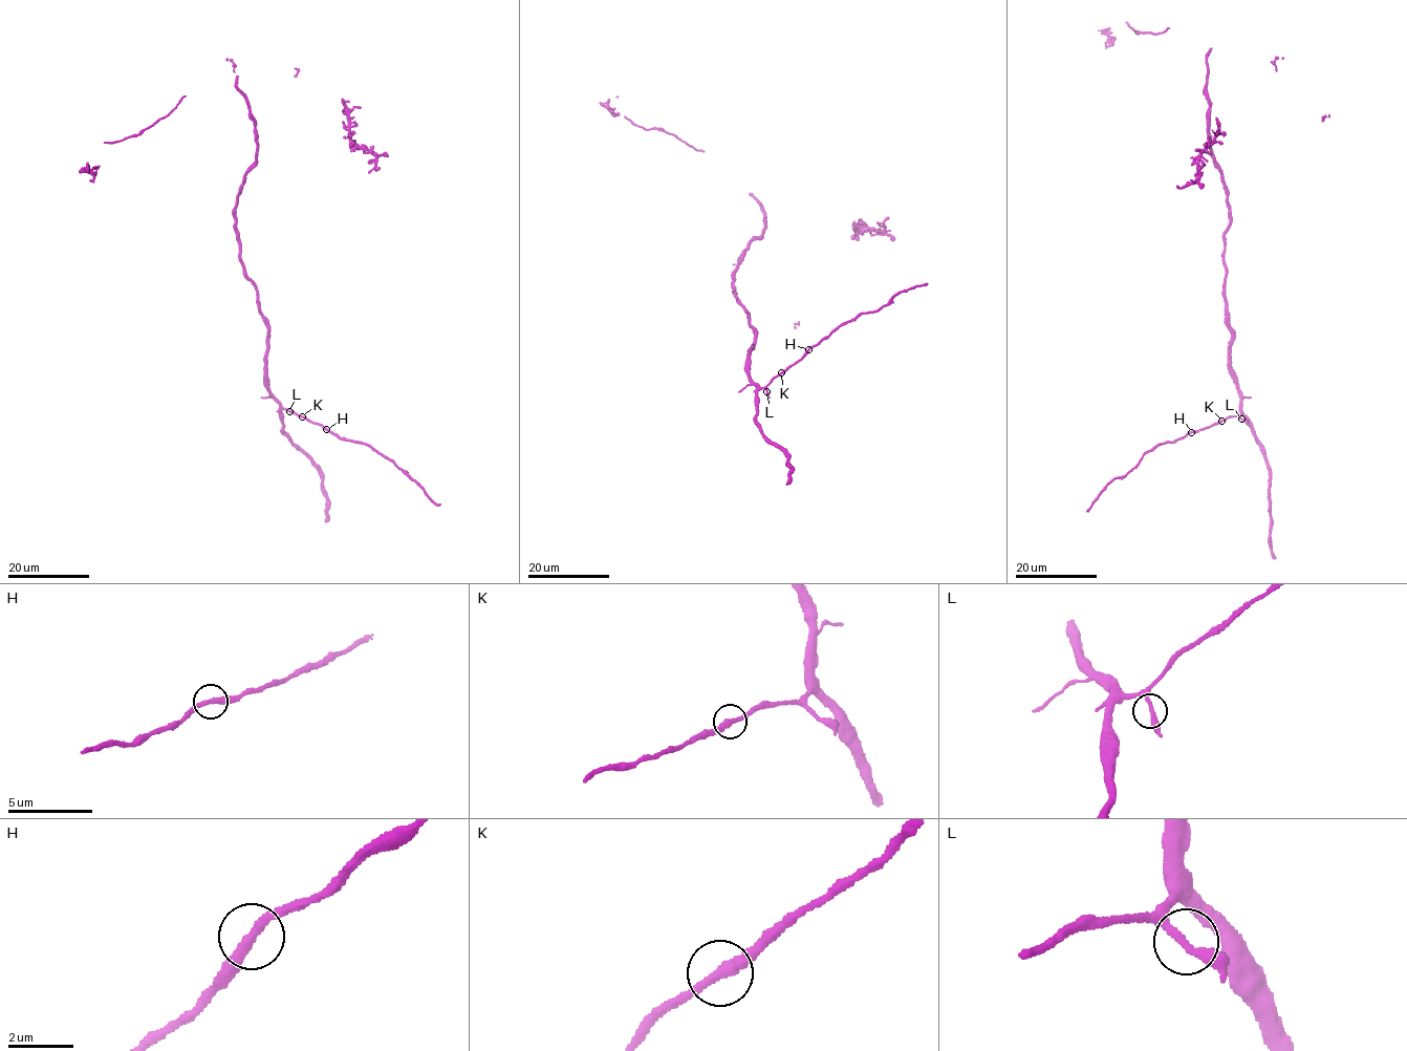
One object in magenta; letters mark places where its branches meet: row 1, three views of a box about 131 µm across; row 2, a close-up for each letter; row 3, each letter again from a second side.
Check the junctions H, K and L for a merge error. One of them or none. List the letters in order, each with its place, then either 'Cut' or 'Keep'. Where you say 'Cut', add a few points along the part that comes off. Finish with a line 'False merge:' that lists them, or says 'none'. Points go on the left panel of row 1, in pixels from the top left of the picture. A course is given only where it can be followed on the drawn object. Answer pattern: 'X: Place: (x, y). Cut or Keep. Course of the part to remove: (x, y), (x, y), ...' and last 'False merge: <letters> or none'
H: Place: (326, 429). Keep
K: Place: (302, 416). Keep
L: Place: (289, 411). Keep
False merge: none

